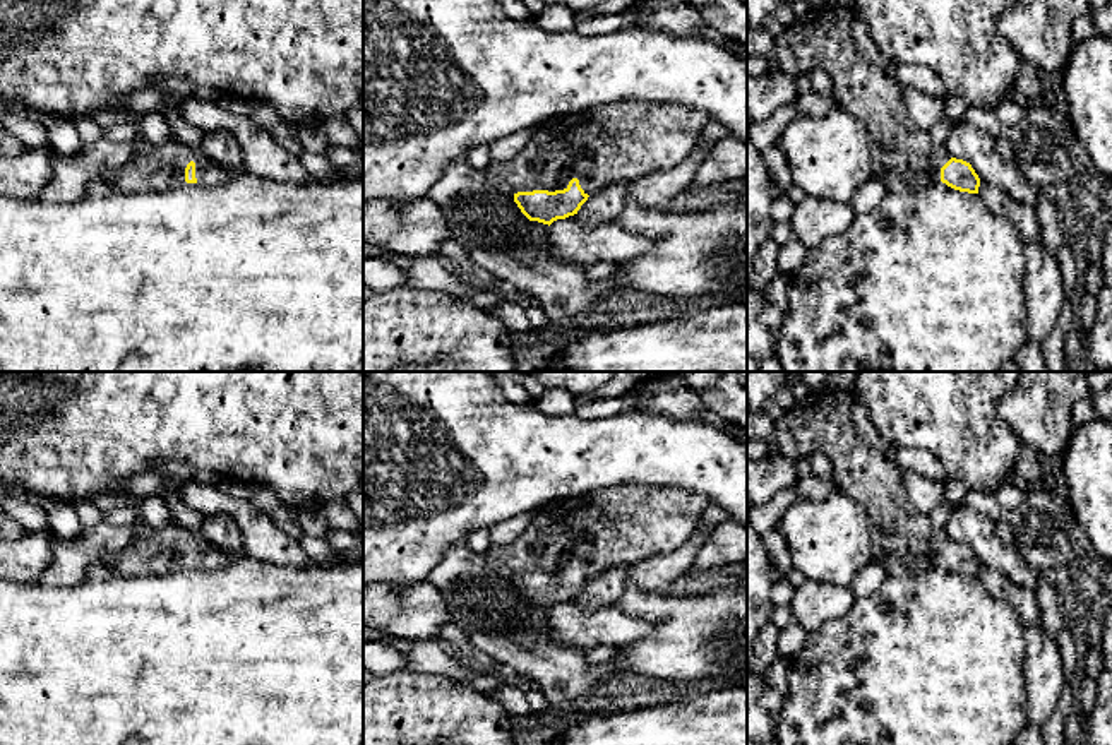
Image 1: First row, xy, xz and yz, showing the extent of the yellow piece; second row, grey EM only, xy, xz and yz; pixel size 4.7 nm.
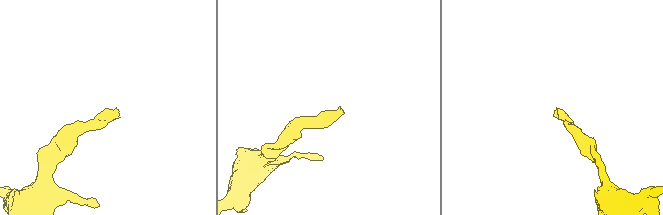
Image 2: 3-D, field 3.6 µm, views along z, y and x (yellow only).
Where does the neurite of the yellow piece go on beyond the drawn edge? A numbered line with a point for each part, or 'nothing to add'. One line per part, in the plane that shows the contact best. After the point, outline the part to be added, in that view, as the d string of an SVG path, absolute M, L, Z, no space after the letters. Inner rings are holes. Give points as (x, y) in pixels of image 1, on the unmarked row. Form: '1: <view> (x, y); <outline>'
1: xz (615, 526); M612 486L538 509L521 536L504 546L490 546L485 560L490 569L507 577L564 574L577 562L584 577L593 579L607 569L679 550L697 531L709 505L704 495L673 488Z

